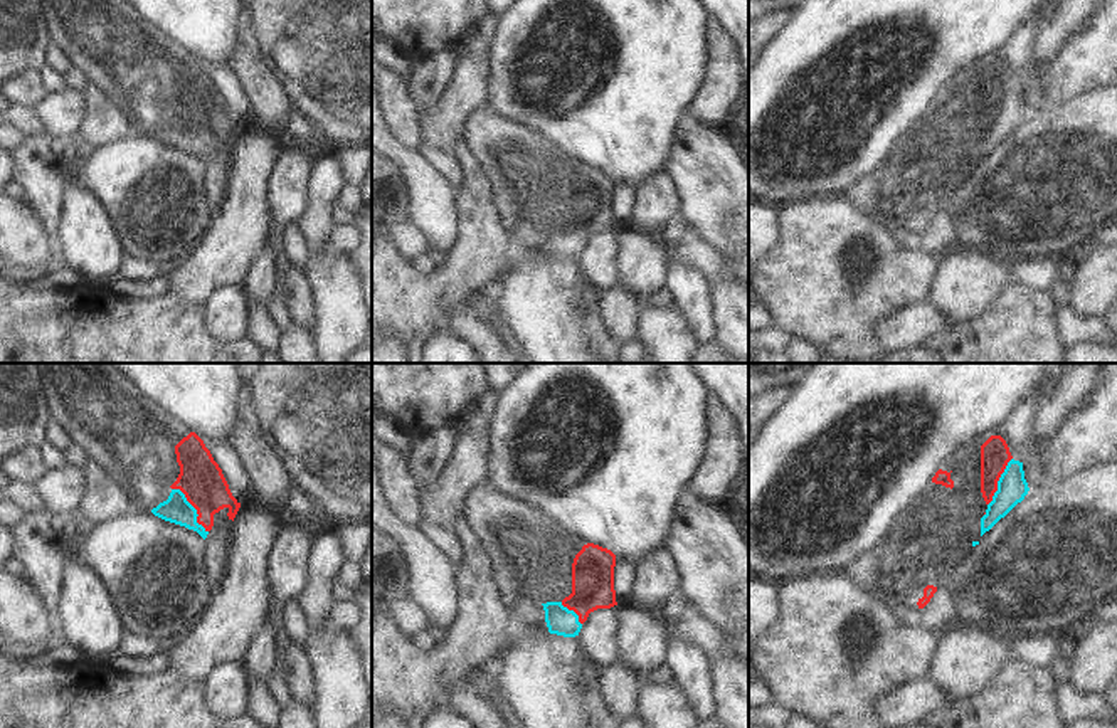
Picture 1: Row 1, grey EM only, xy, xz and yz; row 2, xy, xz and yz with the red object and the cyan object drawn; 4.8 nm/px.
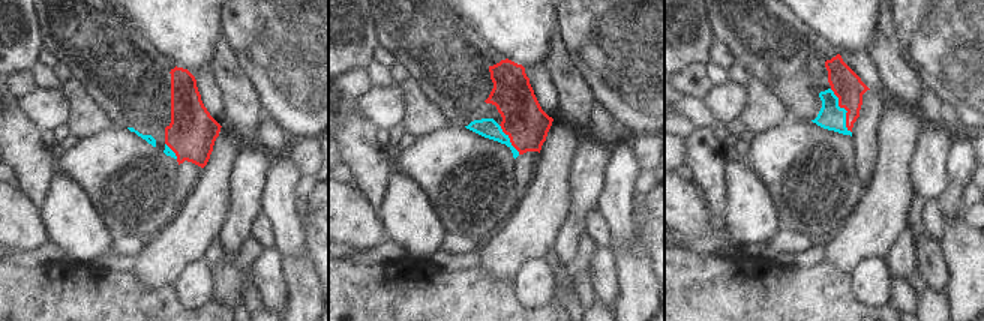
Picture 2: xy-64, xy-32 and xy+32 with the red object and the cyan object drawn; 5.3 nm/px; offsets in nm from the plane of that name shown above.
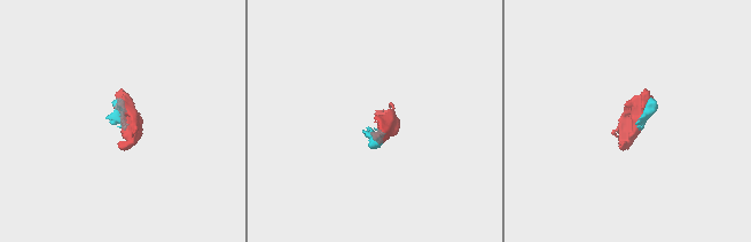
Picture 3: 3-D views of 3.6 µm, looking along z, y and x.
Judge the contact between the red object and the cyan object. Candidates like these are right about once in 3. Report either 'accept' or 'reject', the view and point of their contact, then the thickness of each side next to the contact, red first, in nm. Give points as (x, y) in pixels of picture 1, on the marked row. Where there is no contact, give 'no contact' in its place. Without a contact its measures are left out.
reject; contact xy (194, 506); calibres 220 and 130 nm

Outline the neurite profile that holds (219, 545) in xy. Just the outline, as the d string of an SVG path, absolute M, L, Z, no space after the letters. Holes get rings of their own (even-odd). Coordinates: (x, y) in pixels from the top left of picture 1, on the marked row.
M172 489L167 501L160 503L151 513L165 521L197 531L205 540L205 563L212 588L217 592L224 583L236 550L232 520L229 508L214 514L214 526L207 531L197 523L197 509L187 501L180 489Z

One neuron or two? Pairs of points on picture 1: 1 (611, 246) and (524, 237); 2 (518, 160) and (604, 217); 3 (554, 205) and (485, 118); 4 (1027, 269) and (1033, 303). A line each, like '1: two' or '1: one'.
1: two
2: one
3: one
4: two

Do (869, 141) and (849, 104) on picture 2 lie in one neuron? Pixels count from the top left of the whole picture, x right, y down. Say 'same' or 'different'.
different

